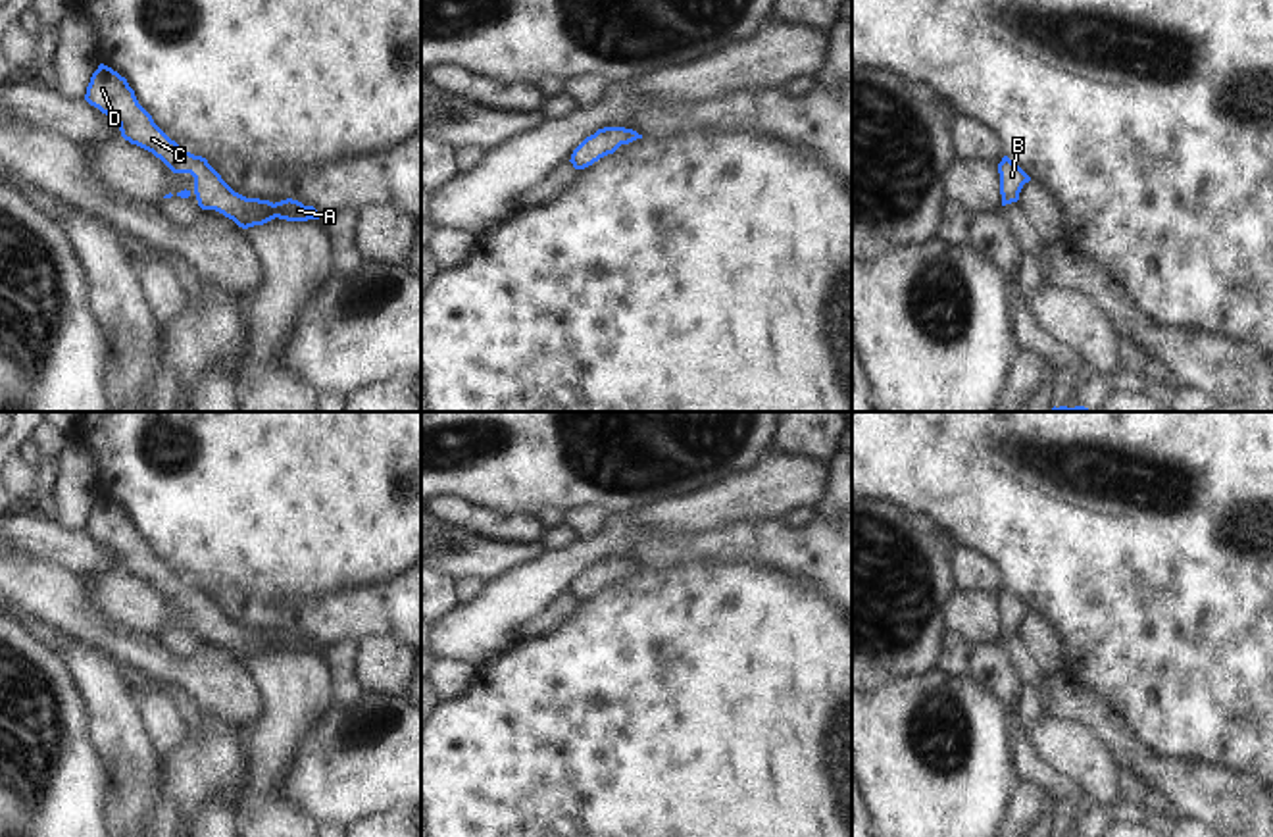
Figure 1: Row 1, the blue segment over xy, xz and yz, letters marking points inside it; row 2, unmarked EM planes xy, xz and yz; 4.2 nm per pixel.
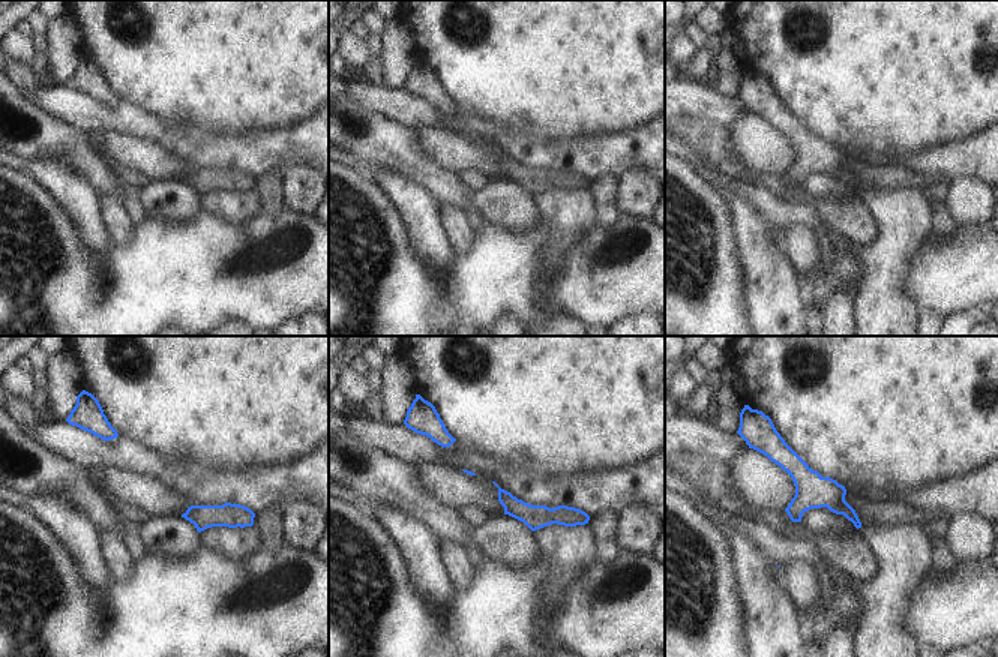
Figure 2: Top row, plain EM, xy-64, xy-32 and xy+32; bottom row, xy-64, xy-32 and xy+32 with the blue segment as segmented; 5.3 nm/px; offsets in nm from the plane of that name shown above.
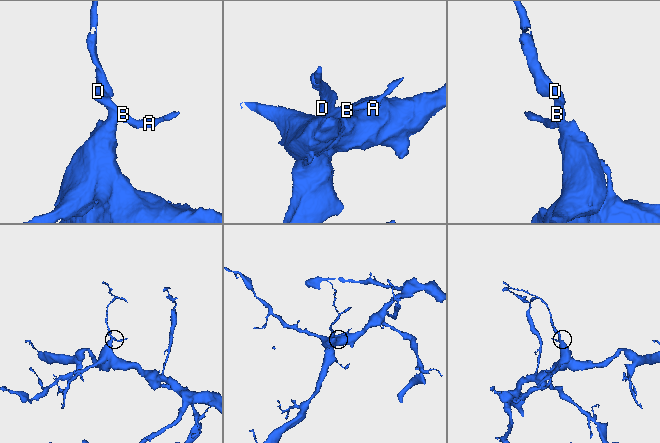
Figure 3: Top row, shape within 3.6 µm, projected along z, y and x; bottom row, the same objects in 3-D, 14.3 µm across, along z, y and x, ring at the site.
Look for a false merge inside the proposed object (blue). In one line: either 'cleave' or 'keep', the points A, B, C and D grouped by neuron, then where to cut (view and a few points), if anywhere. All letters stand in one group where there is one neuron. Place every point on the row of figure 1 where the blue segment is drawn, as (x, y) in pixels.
keep | A B C D | no cut

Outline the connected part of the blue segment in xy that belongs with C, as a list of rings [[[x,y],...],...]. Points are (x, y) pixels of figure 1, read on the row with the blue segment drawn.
[[[104,63],[92,73],[85,100],[102,114],[112,115],[119,123],[125,140],[152,152],[173,173],[190,173],[194,177],[192,192],[202,210],[215,210],[242,229],[263,225],[275,217],[287,221],[321,217],[313,206],[304,206],[292,198],[273,204],[235,192],[206,158],[185,152],[171,140],[138,104],[127,79]]]

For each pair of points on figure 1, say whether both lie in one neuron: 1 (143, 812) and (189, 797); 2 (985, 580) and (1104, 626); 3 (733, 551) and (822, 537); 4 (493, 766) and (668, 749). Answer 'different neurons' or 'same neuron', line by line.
1: different neurons
2: different neurons
3: same neuron
4: same neuron

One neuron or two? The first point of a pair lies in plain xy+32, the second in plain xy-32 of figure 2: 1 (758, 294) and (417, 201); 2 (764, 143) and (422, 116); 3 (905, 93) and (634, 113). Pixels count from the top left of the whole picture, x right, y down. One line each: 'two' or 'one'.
1: one
2: two
3: one

